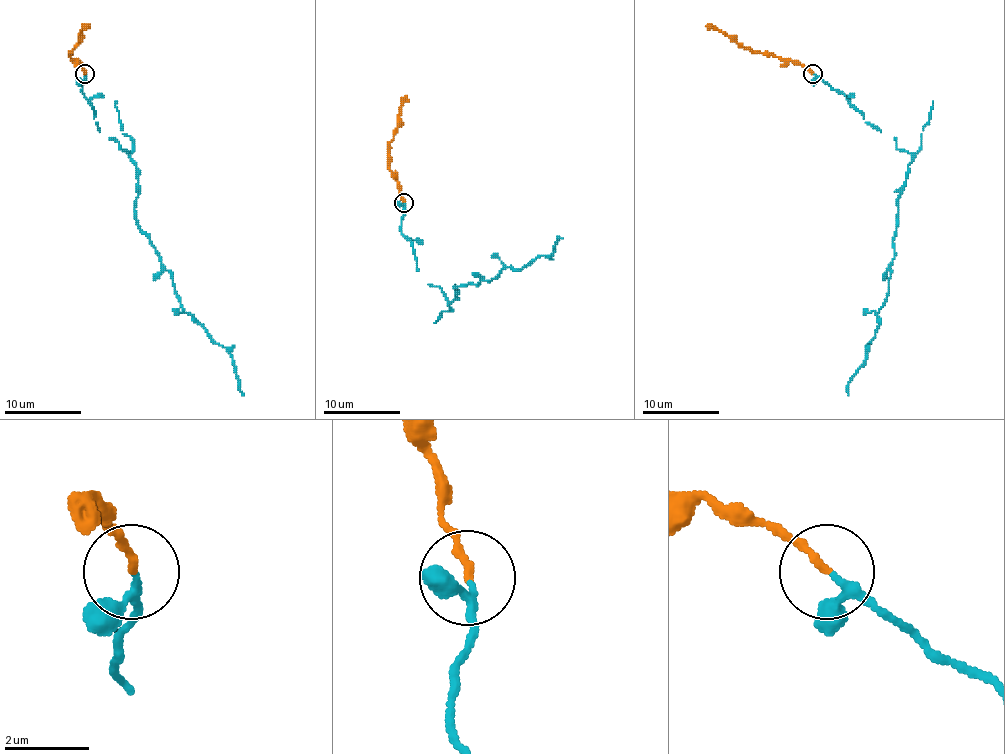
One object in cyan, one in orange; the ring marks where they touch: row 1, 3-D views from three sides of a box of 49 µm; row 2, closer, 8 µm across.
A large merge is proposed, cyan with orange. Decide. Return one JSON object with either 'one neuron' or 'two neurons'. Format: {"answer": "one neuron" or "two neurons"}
{"answer": "one neuron"}

